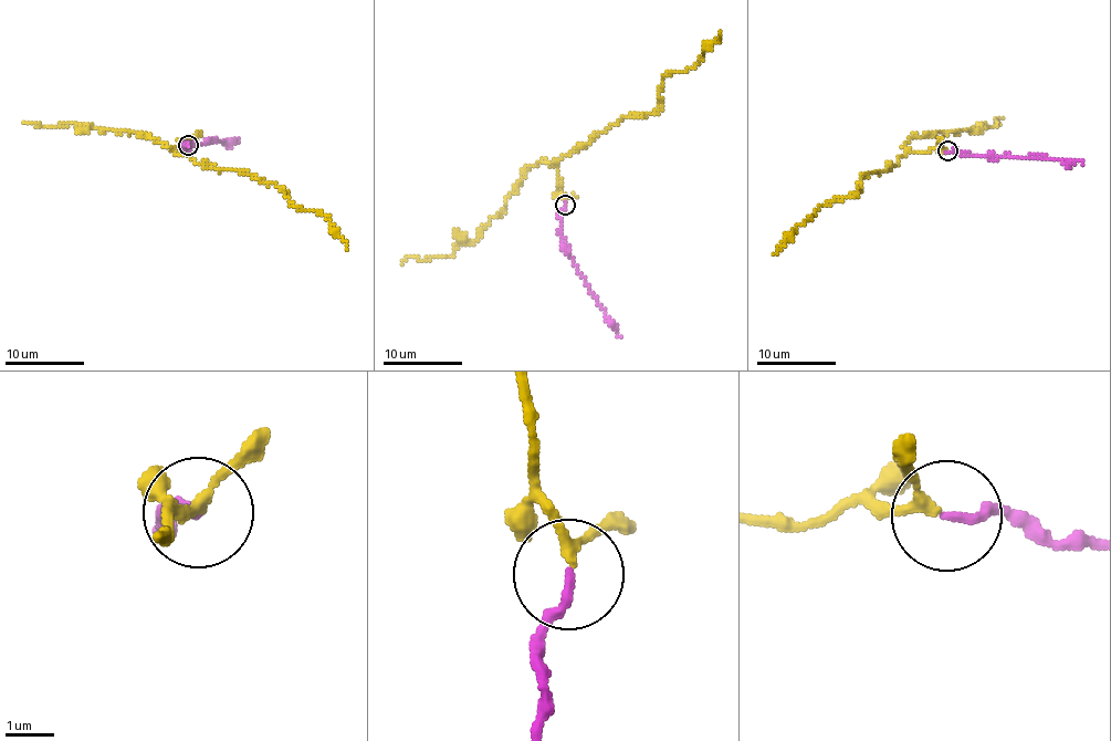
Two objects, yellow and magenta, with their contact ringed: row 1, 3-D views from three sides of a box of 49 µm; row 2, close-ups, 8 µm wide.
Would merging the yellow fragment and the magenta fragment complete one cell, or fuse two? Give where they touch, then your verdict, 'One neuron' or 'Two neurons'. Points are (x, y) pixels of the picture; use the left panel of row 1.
Place: (188, 145). One neuron

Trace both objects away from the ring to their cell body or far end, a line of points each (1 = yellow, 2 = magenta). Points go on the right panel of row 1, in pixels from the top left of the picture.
1: (946, 152), (907, 153), (895, 164), (863, 175), (859, 189), (849, 198), (821, 204), (774, 254)
2: (949, 152), (1083, 164)

